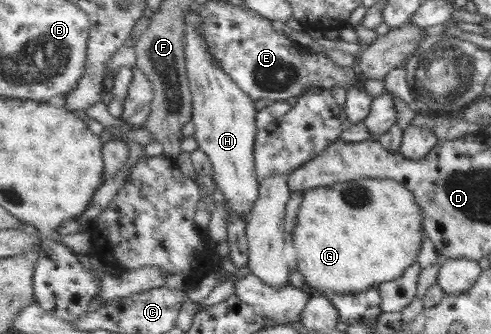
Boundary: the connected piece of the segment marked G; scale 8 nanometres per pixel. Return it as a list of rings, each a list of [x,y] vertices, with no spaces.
[[[365,177],[356,181],[307,189],[292,233],[297,252],[298,270],[306,283],[326,294],[352,294],[378,287],[385,281],[398,279],[408,267],[418,262],[426,237],[421,206],[417,197],[401,182],[393,179]]]

